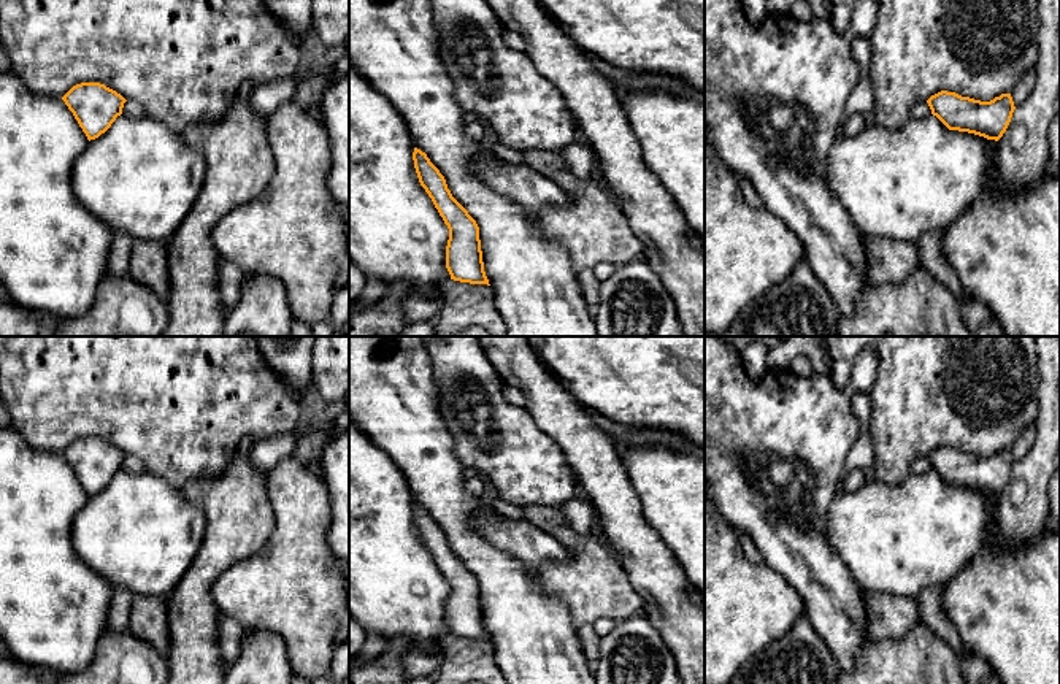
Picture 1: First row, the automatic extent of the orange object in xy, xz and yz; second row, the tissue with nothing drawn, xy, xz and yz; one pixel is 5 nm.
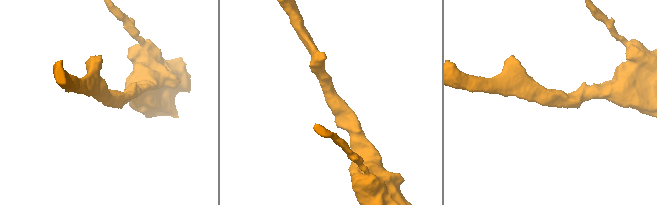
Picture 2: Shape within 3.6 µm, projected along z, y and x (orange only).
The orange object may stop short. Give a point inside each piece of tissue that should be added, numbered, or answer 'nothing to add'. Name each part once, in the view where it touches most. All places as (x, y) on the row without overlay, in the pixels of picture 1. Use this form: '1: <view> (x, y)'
nothing to add

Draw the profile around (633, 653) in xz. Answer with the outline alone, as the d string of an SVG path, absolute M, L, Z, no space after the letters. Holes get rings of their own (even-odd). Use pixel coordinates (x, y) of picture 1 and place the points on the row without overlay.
M641 613L616 624L600 641L598 684L682 684L660 632Z

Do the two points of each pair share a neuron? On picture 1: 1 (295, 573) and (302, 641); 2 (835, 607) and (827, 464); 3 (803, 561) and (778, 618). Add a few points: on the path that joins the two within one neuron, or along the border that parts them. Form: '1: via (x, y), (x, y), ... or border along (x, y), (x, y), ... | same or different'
1: via (299, 591), (302, 597), (302, 624) | same
2: via (816, 572), (816, 499) | same
3: border along (764, 562), (800, 597), (805, 614) | different

